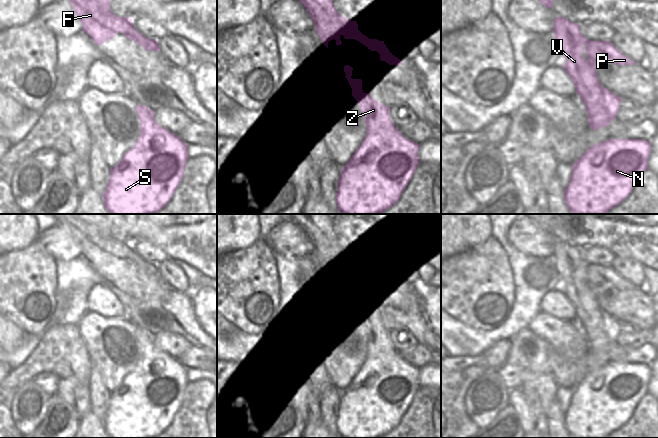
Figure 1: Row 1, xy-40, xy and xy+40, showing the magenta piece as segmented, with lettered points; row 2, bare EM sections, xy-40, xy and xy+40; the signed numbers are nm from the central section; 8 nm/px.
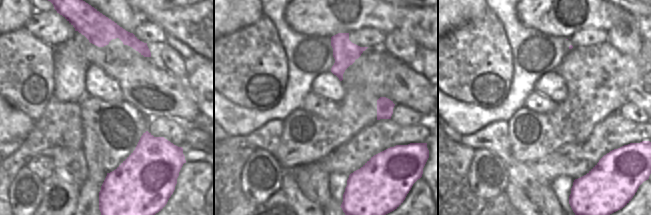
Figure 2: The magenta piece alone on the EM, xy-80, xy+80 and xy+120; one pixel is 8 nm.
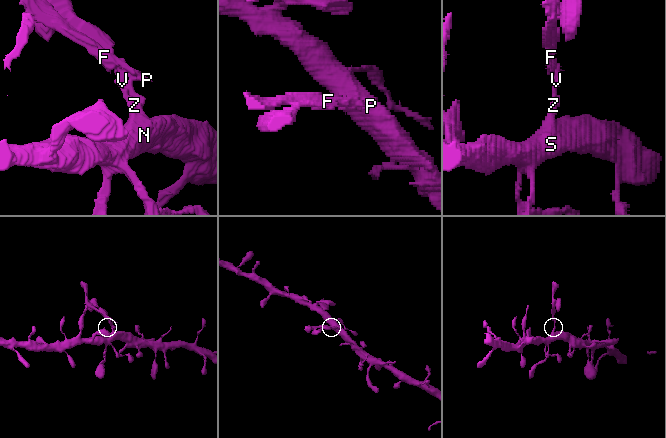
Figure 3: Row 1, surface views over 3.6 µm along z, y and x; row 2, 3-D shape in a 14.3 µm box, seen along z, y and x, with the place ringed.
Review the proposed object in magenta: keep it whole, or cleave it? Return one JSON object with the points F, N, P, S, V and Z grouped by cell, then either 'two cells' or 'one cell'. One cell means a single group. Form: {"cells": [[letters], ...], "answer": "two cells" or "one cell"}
{"cells": [["F", "P", "V"], ["N", "S", "Z"]], "answer": "two cells"}

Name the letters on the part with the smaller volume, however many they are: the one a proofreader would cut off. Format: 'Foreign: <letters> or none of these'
Foreign: F, P, V

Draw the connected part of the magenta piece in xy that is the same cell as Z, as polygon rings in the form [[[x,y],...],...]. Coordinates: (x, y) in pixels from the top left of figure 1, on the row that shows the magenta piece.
[[[369,93],[354,97],[364,114],[367,132],[350,160],[342,167],[336,192],[340,214],[380,214],[398,202],[420,164],[420,145],[407,139],[394,125],[387,107]]]

